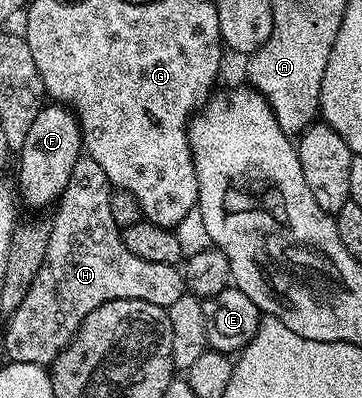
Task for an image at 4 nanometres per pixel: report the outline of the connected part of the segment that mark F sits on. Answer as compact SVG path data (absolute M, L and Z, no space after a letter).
M61 104L43 105L36 120L32 120L32 128L28 128L28 136L21 150L16 154L16 190L21 201L26 201L30 206L53 207L62 197L64 188L68 188L72 168L76 168L76 160L83 157L83 154L82 129L77 114L70 107Z

